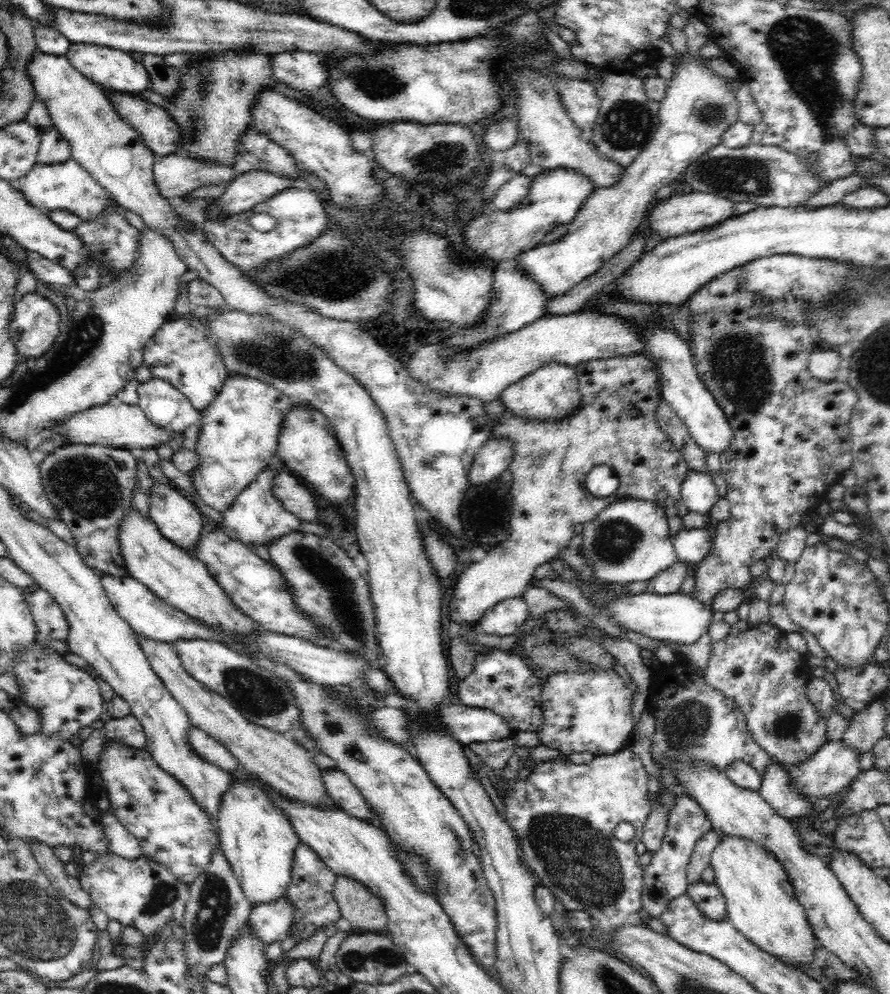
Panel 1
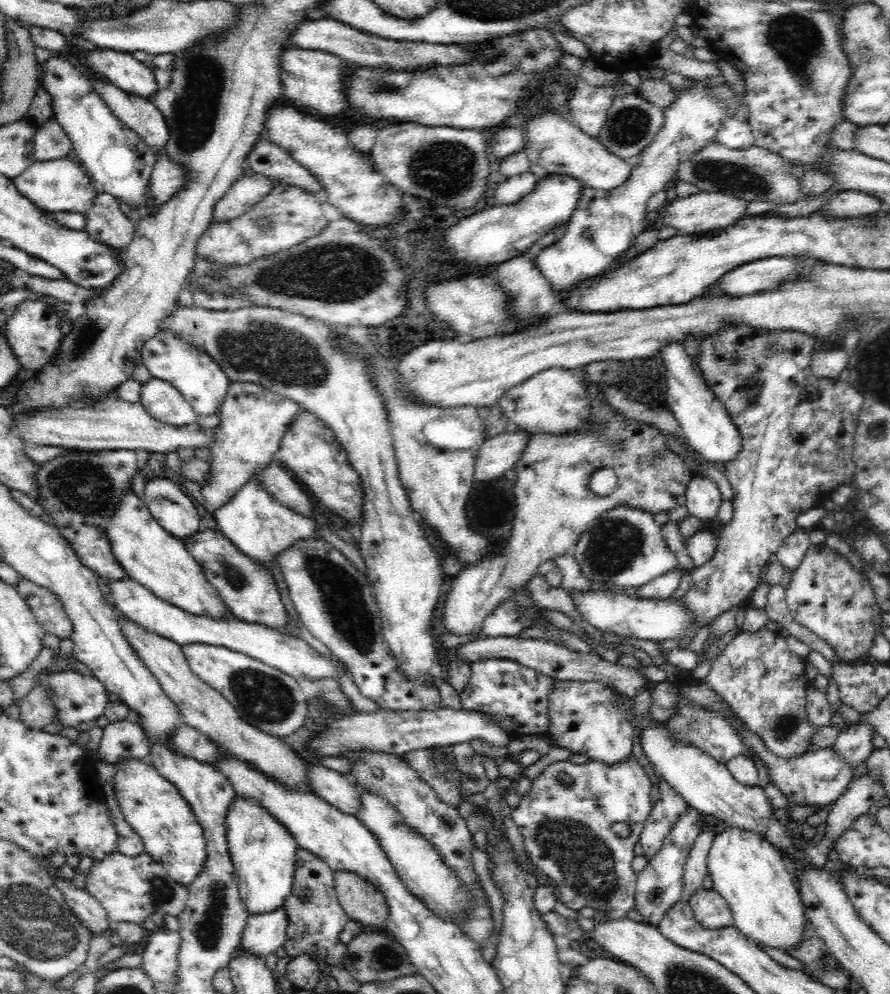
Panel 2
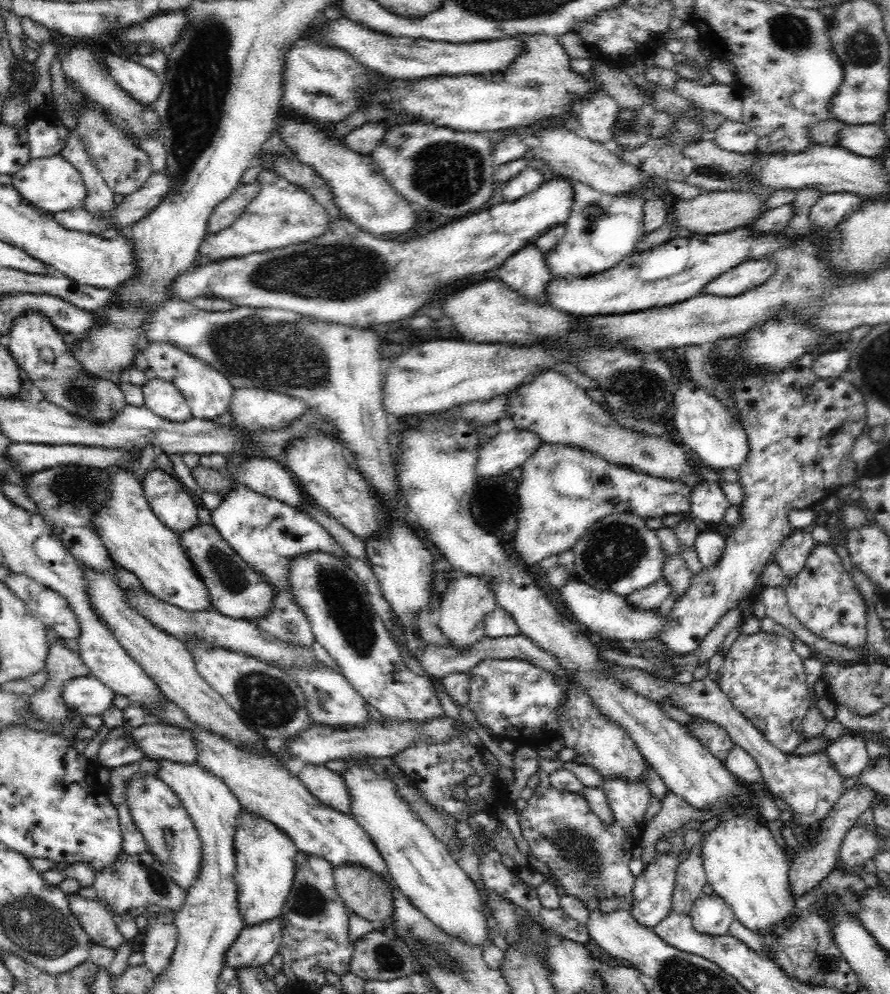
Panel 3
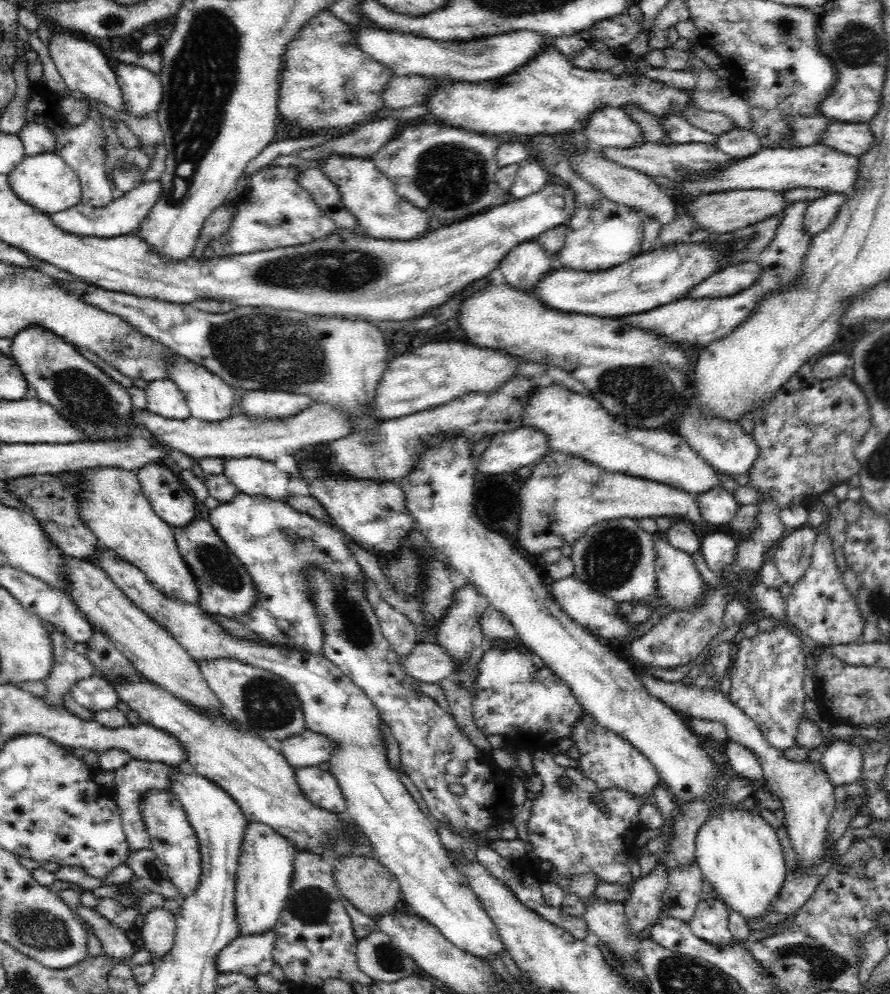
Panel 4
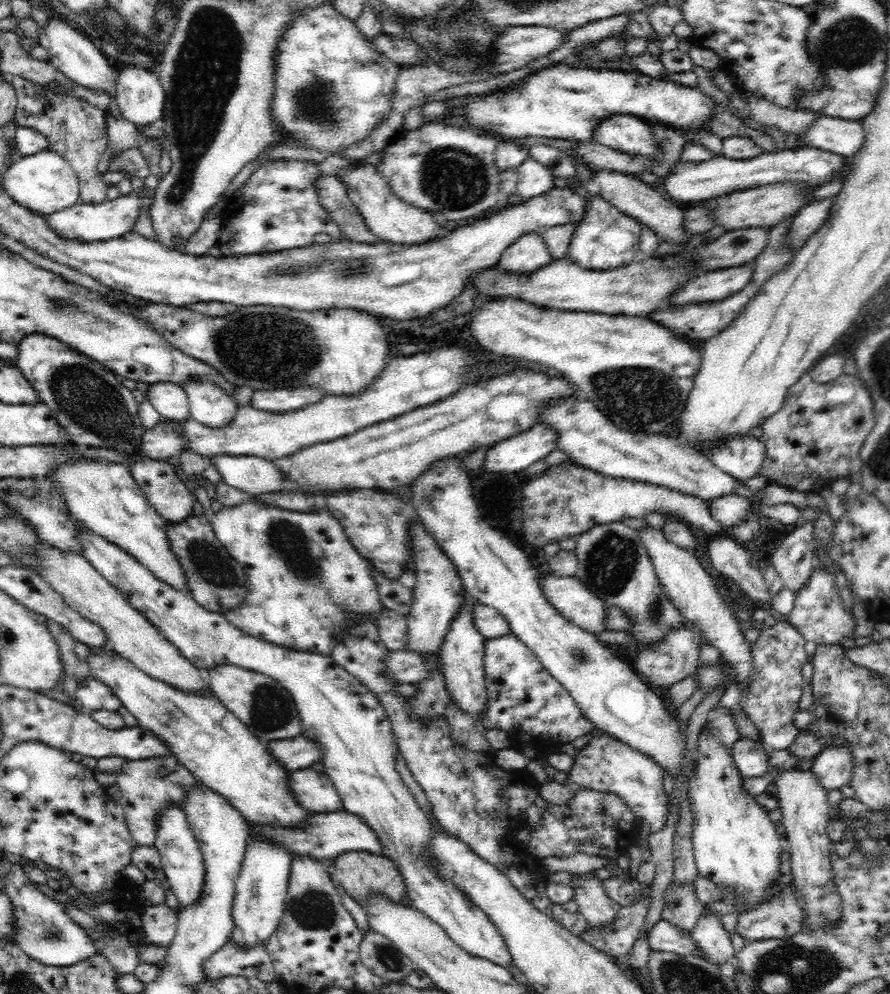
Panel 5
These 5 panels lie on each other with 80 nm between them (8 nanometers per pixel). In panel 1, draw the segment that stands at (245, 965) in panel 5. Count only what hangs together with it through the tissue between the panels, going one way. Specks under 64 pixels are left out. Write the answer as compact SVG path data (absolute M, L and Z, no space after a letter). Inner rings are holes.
M285 894L276 900L252 904L249 924L251 930L266 945L284 940L293 927L294 907Z

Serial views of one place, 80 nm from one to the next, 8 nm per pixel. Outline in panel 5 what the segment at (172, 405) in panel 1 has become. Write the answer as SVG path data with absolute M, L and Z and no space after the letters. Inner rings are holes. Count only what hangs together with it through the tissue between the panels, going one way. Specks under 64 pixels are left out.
M172 382L151 384L147 390L147 400L164 419L183 421L190 417L186 393L178 384Z

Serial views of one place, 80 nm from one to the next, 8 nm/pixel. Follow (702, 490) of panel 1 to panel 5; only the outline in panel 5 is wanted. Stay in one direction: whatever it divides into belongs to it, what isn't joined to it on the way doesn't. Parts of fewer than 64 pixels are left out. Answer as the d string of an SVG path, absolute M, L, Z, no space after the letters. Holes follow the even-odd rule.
M734 493L716 496L712 500L706 500L710 518L722 526L734 526L746 520L746 514L751 504L748 499Z

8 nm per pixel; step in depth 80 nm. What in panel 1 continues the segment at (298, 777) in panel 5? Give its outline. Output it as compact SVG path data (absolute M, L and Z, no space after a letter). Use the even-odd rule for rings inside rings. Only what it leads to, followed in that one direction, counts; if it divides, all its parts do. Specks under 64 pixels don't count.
M326 769L321 772L329 797L350 816L376 824L374 813L364 800L363 794L357 786L346 776L346 773L334 769Z

